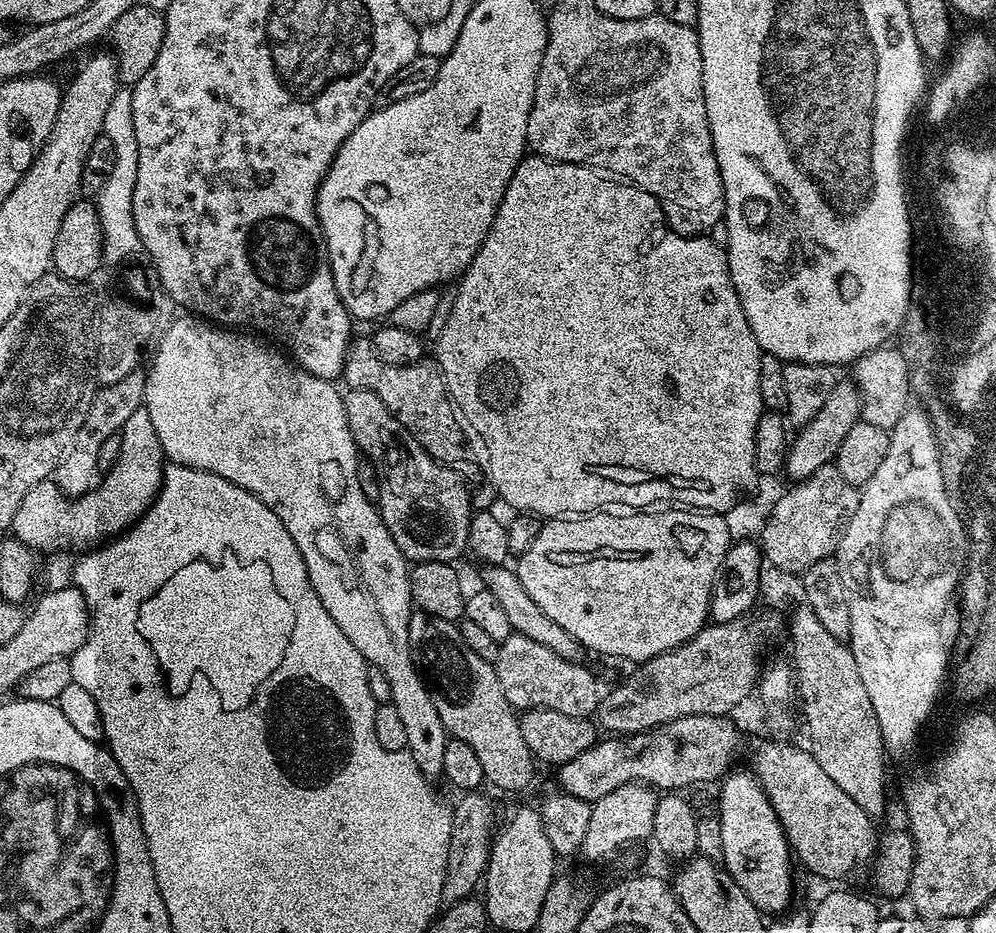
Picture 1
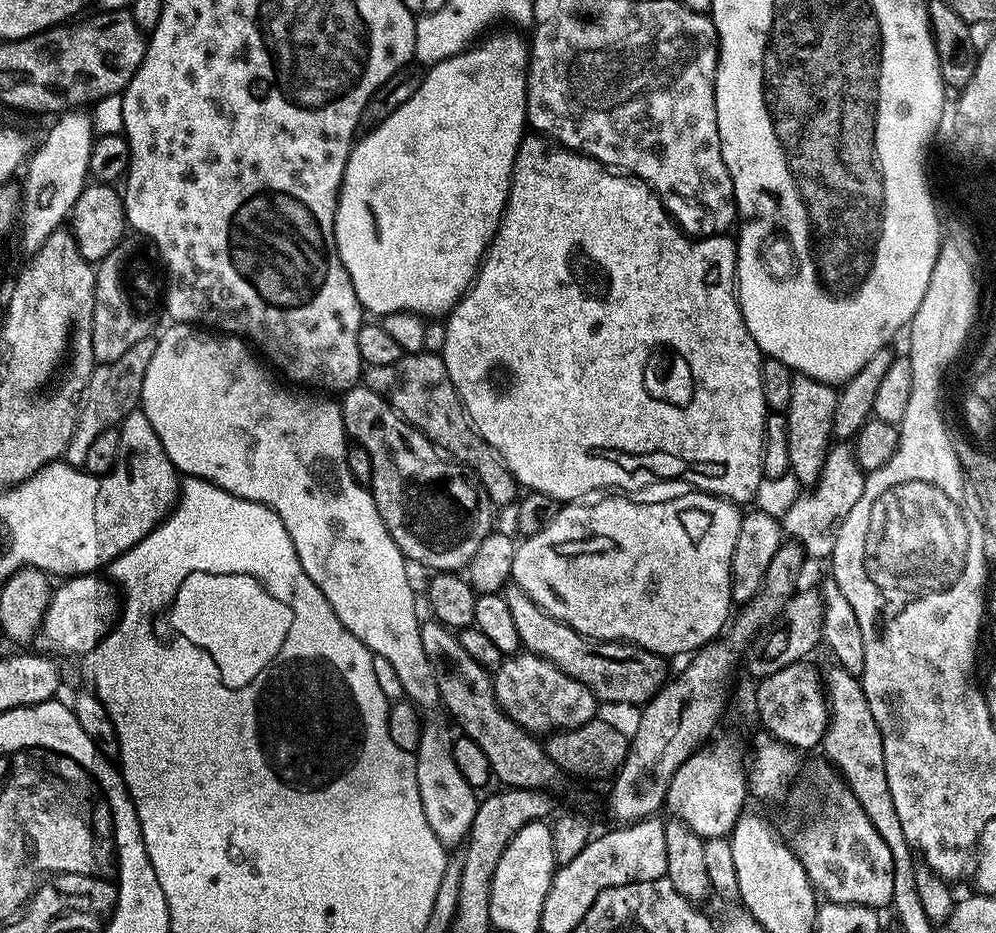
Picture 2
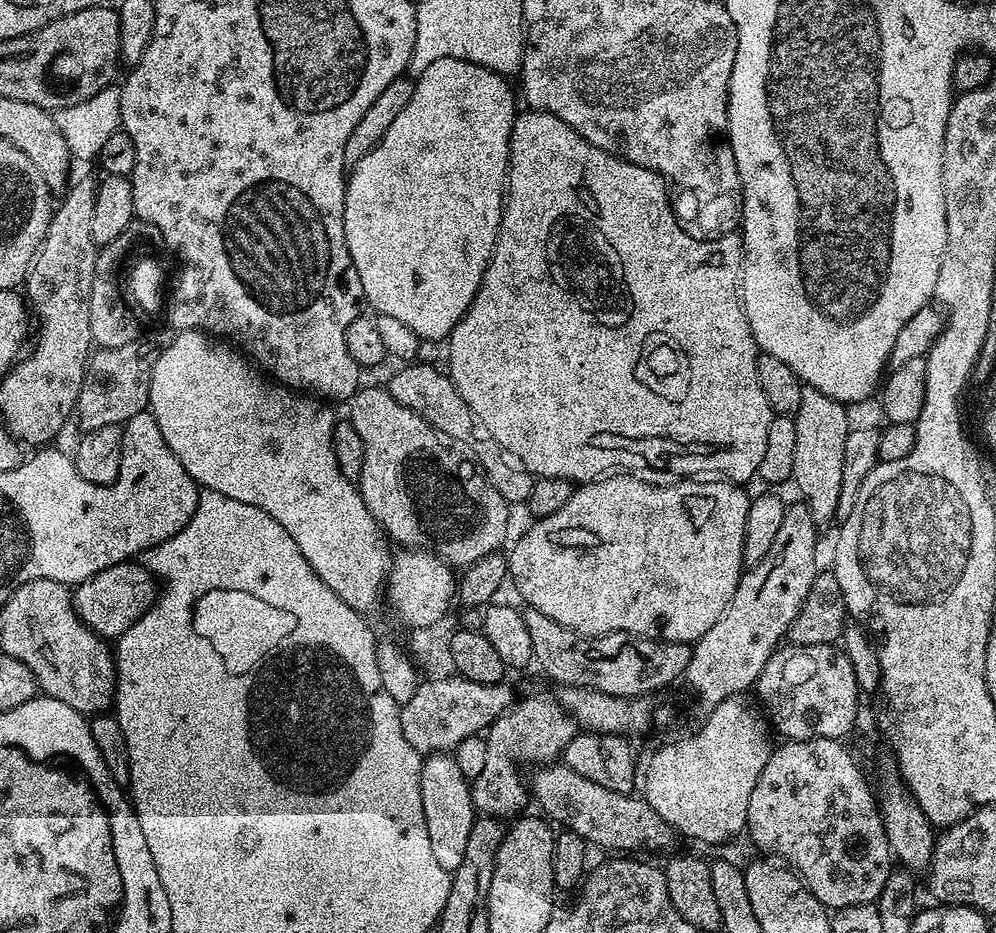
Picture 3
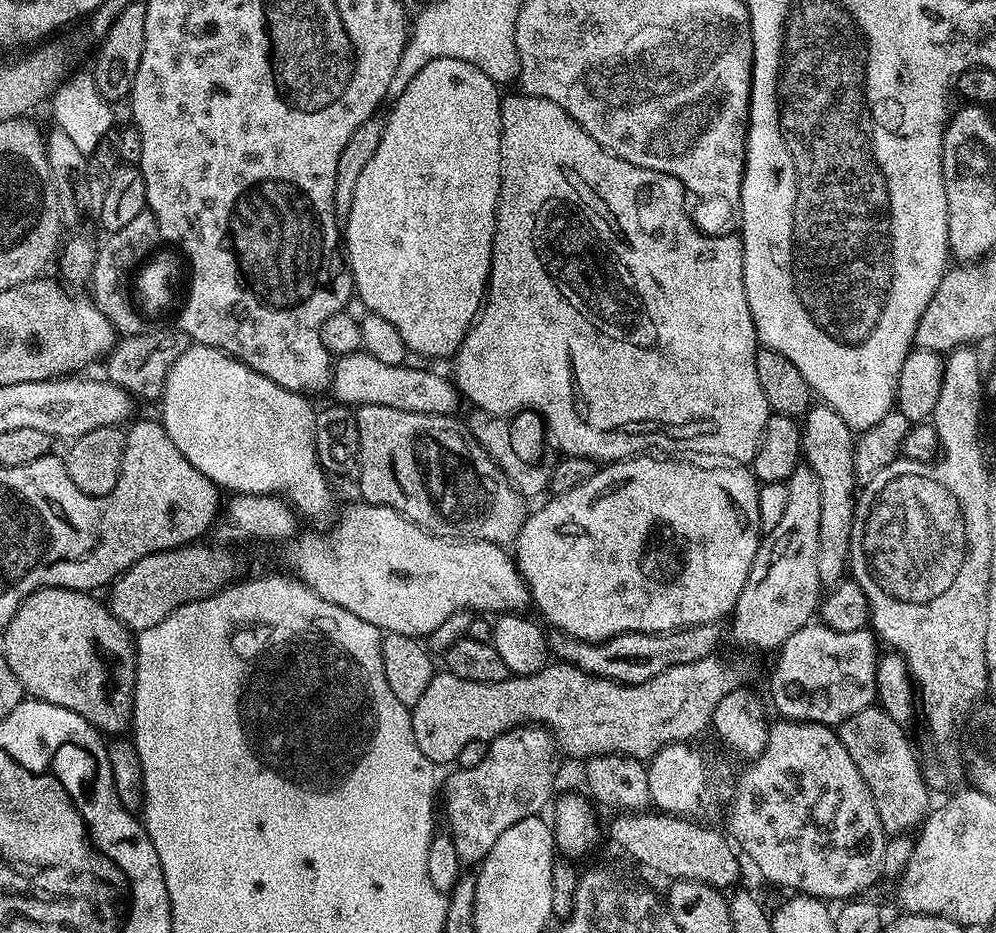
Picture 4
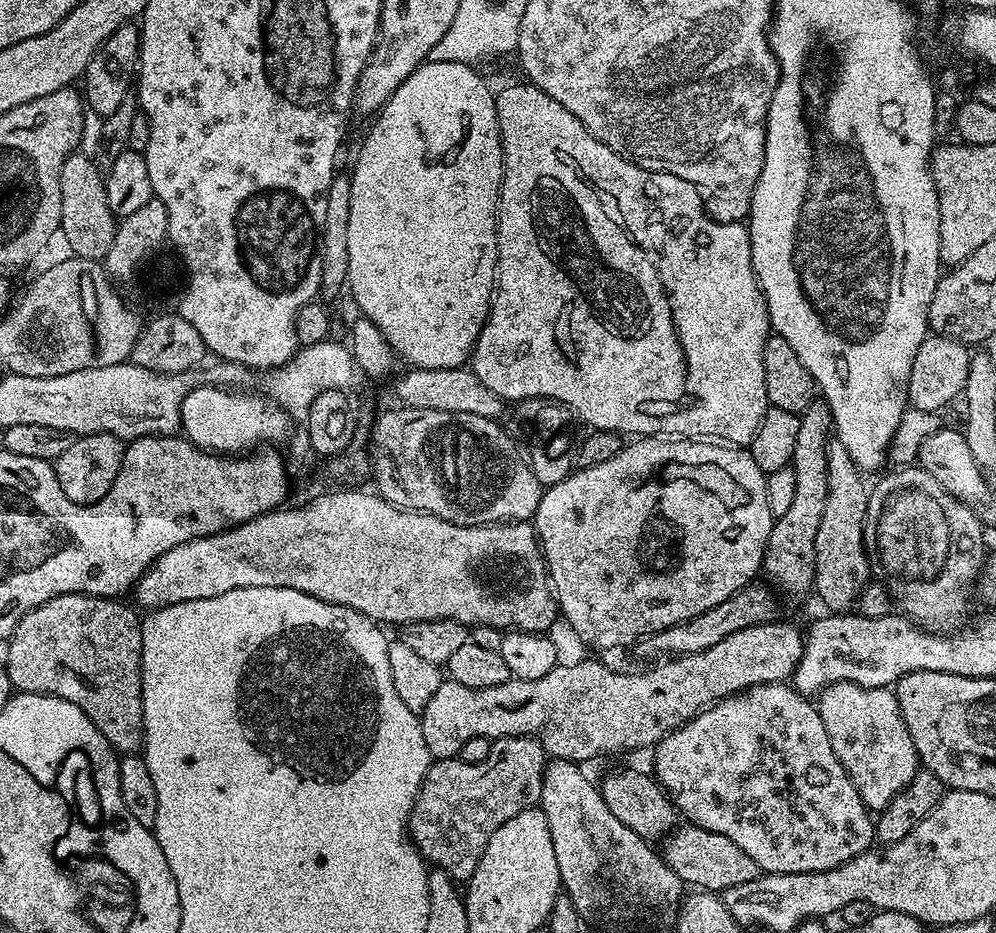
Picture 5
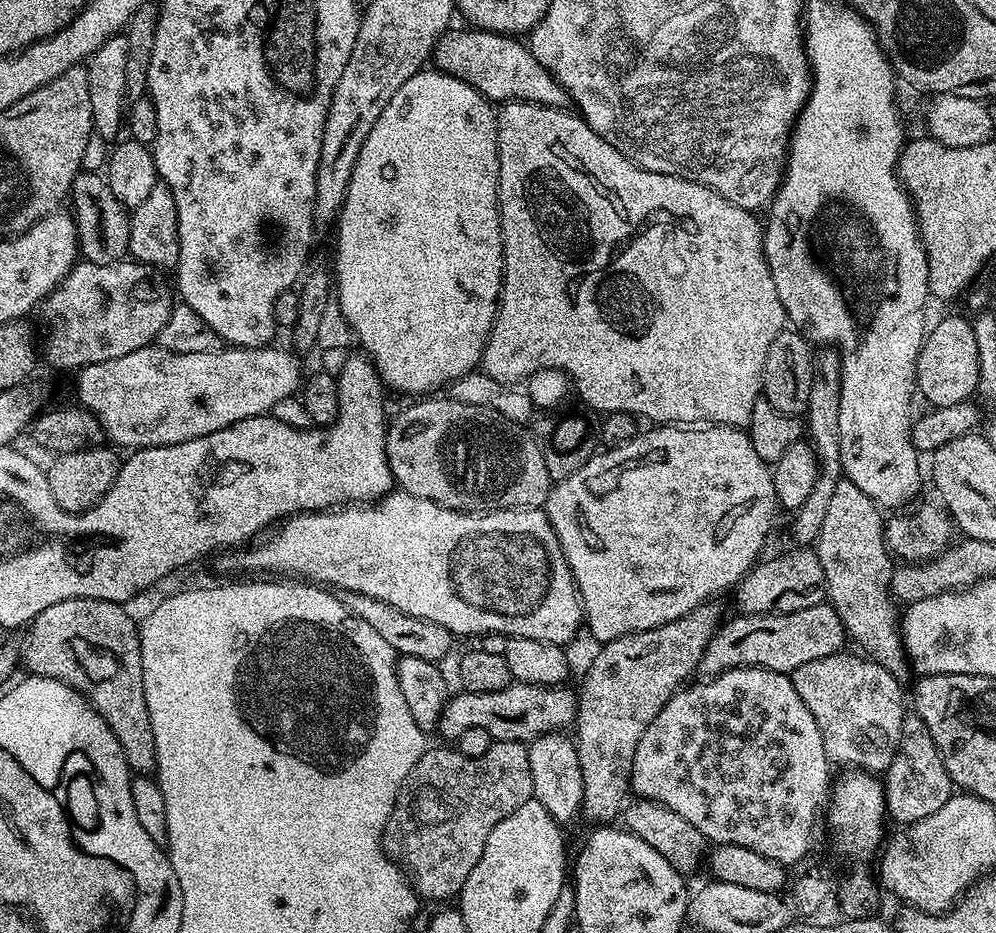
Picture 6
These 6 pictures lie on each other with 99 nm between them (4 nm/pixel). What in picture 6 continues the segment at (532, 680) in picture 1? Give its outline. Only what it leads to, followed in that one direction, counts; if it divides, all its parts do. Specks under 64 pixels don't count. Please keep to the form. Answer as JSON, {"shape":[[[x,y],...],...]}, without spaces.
{"shape":[[[498,740],[493,742],[490,750],[486,750],[486,754],[482,754],[482,758],[466,758],[455,747],[444,747],[448,748],[429,747],[422,758],[418,758],[408,781],[400,789],[382,841],[384,853],[404,869],[416,895],[425,901],[459,897],[466,878],[470,878],[470,870],[474,870],[474,866],[478,866],[478,858],[482,858],[490,830],[494,830],[498,822],[510,818],[522,802],[533,799],[527,743]]]}

